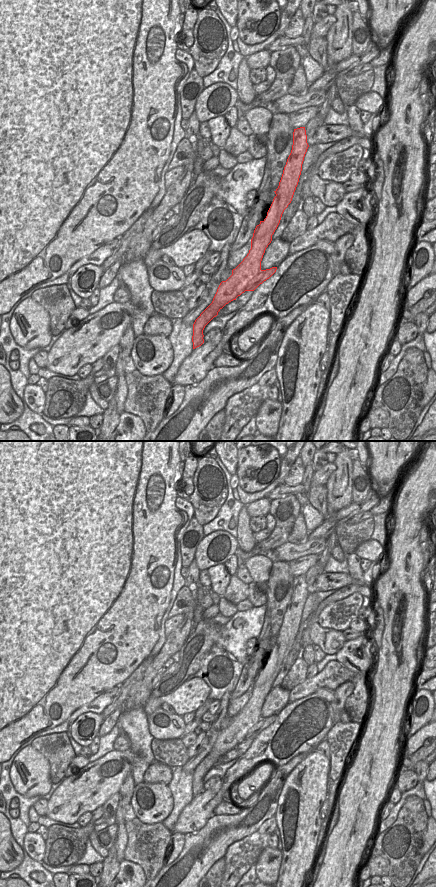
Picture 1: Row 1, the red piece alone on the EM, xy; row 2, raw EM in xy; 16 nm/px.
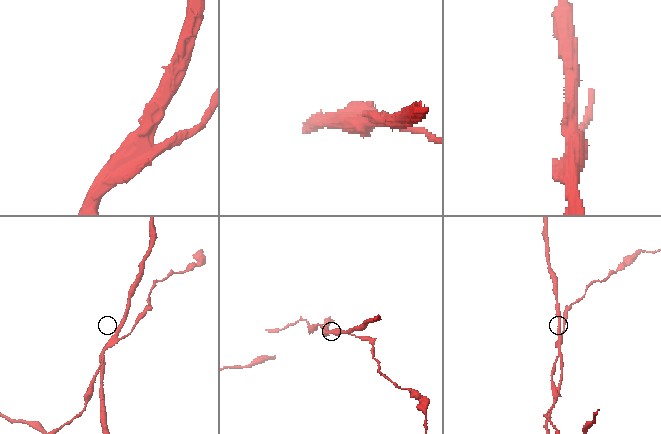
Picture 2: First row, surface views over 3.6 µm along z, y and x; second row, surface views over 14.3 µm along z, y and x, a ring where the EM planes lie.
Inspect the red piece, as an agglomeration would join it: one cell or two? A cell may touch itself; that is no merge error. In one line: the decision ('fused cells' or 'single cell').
fused cells

